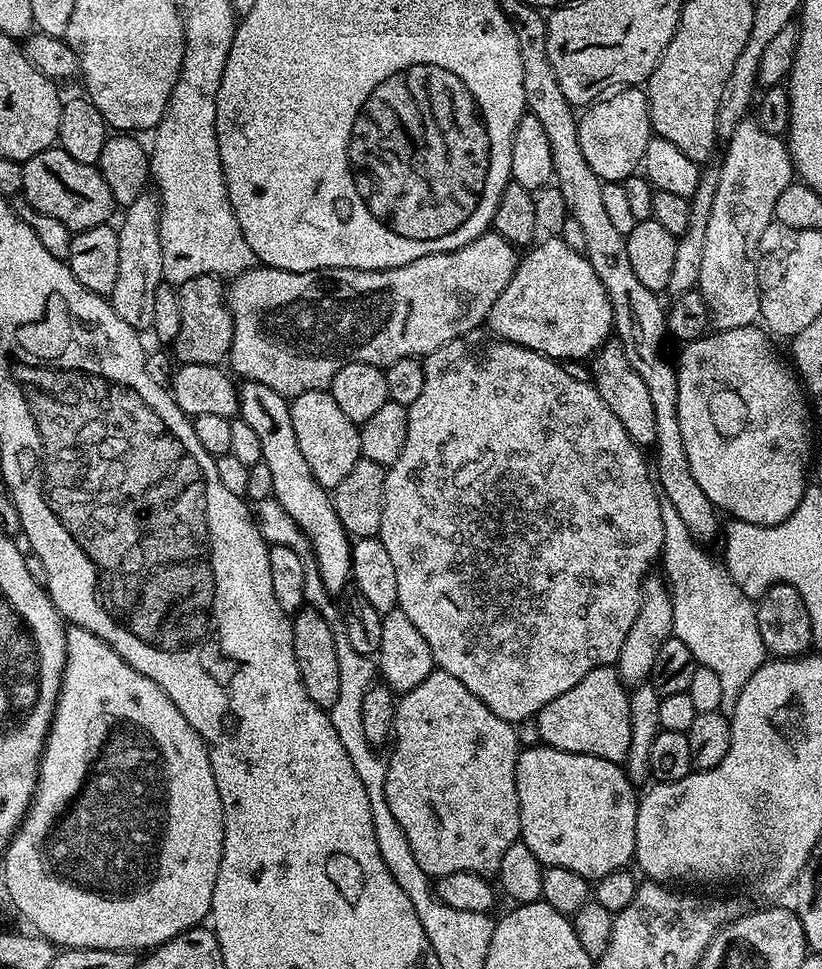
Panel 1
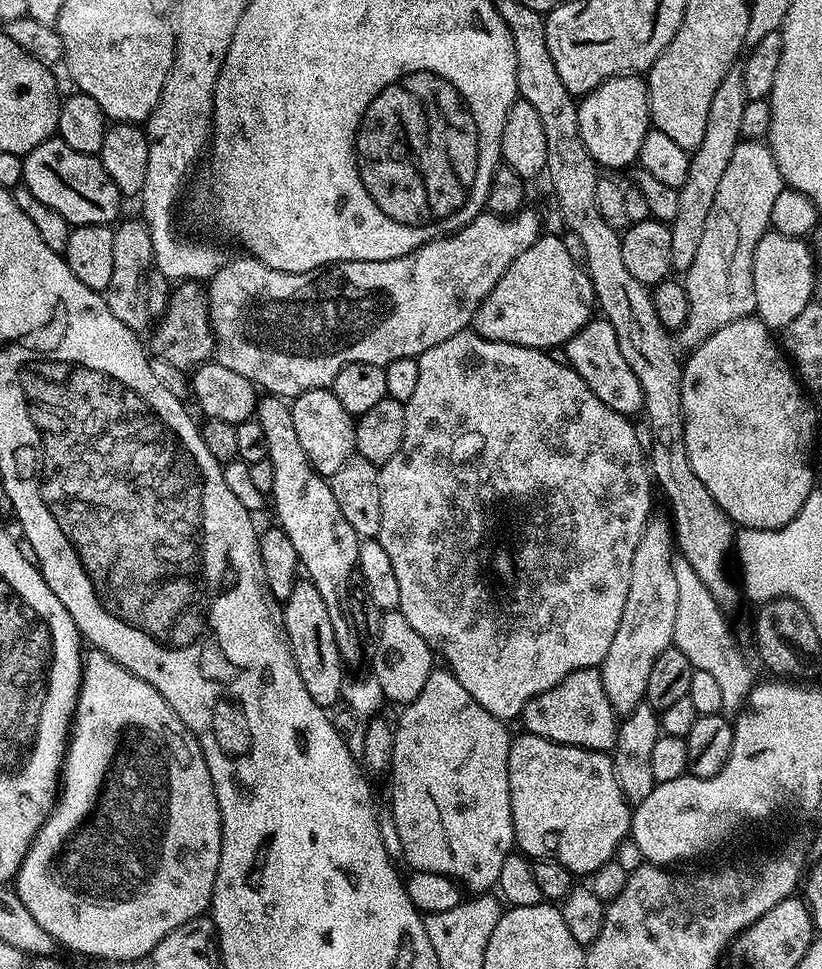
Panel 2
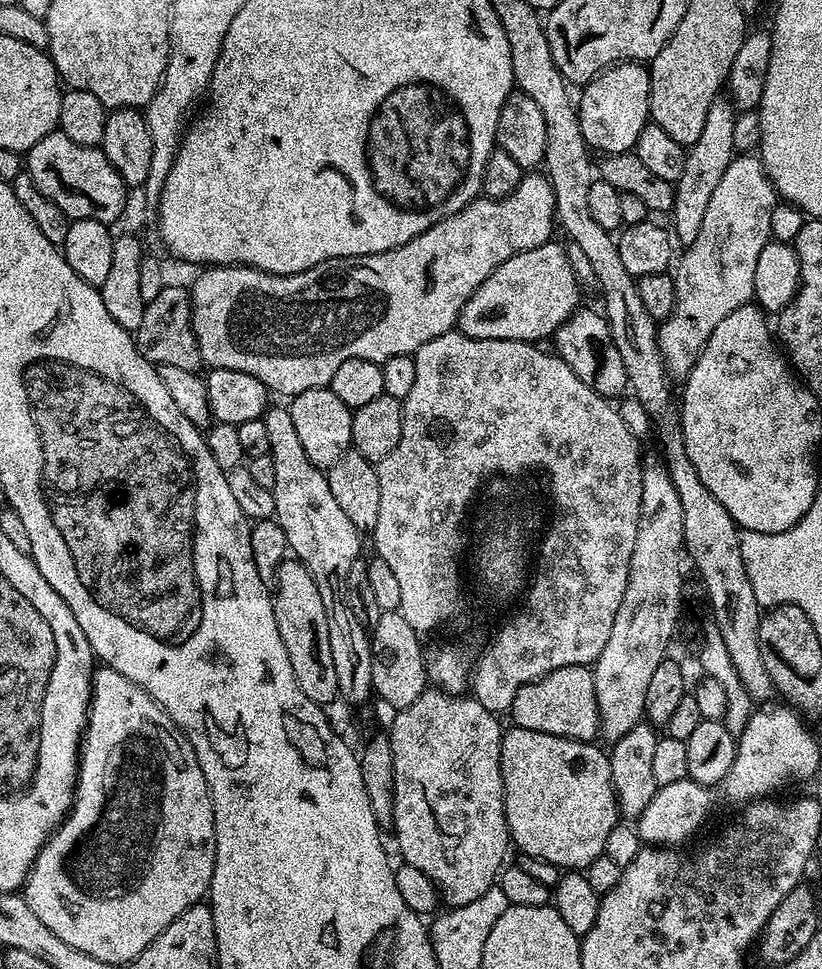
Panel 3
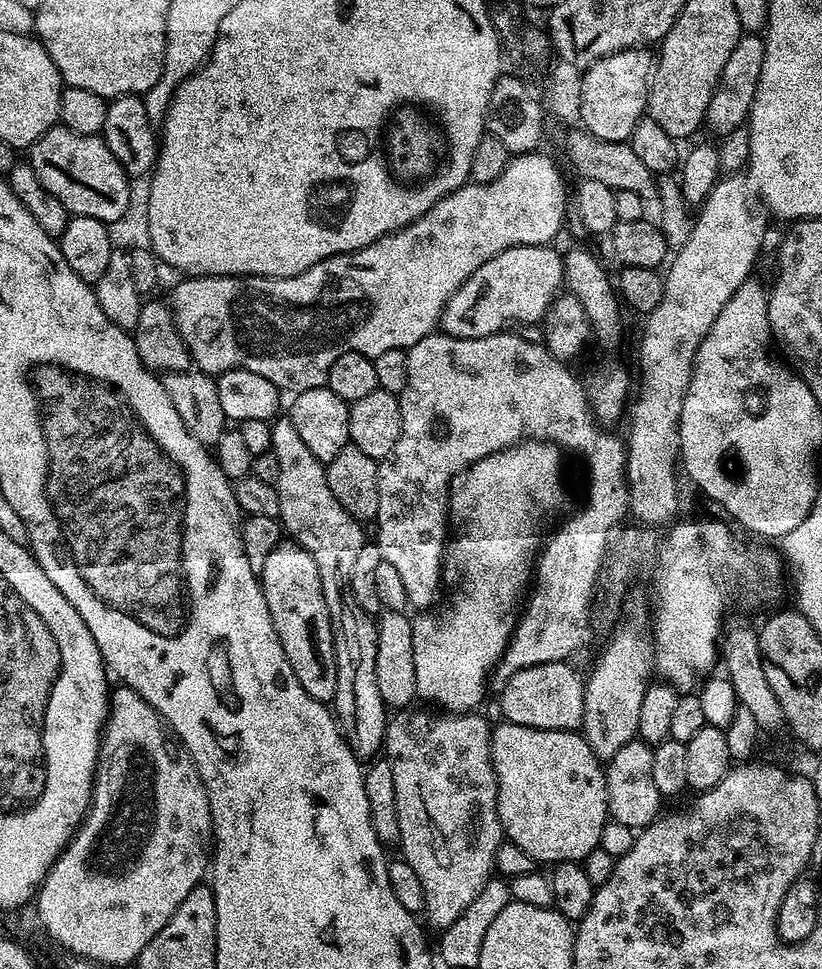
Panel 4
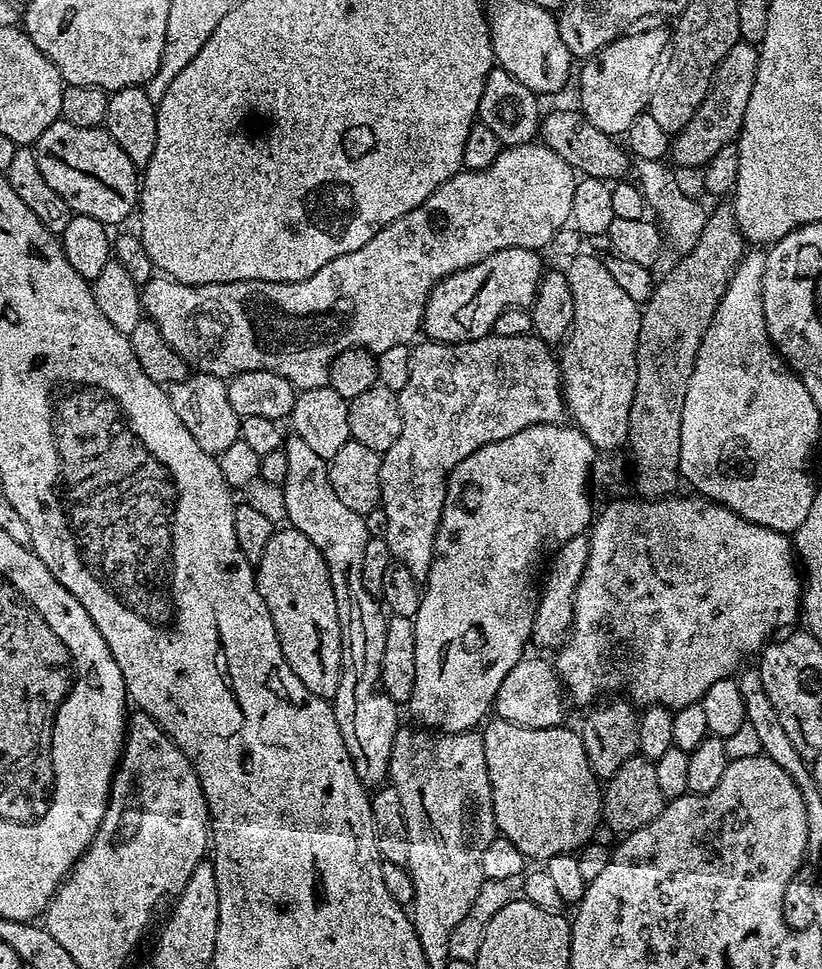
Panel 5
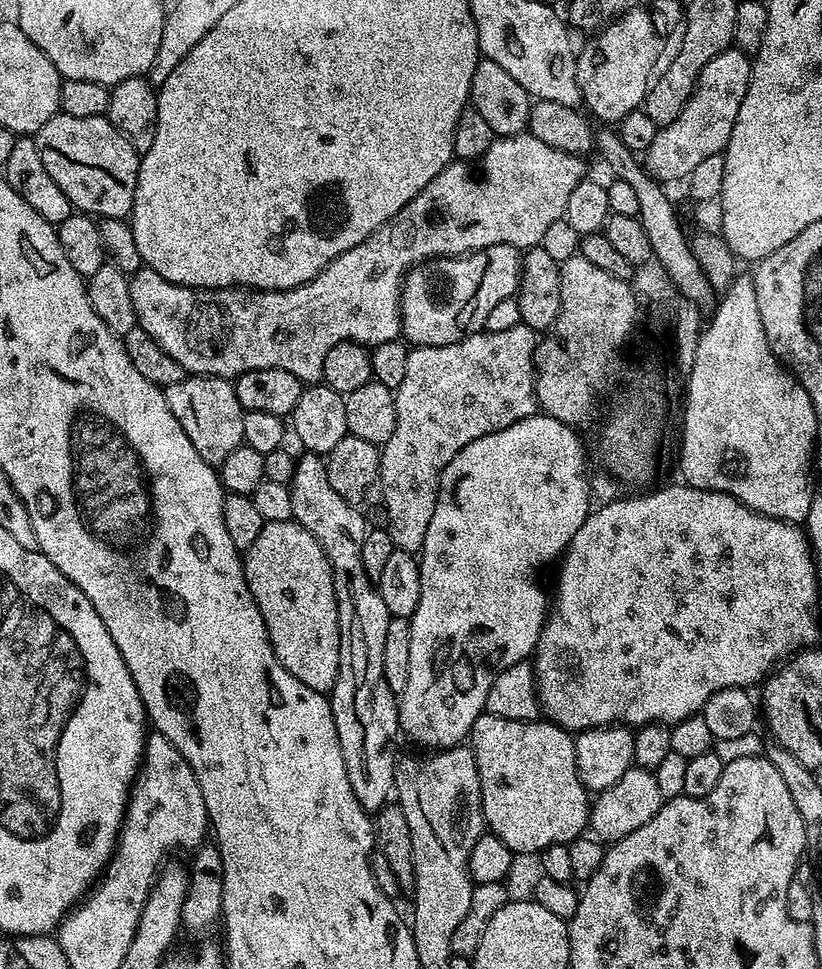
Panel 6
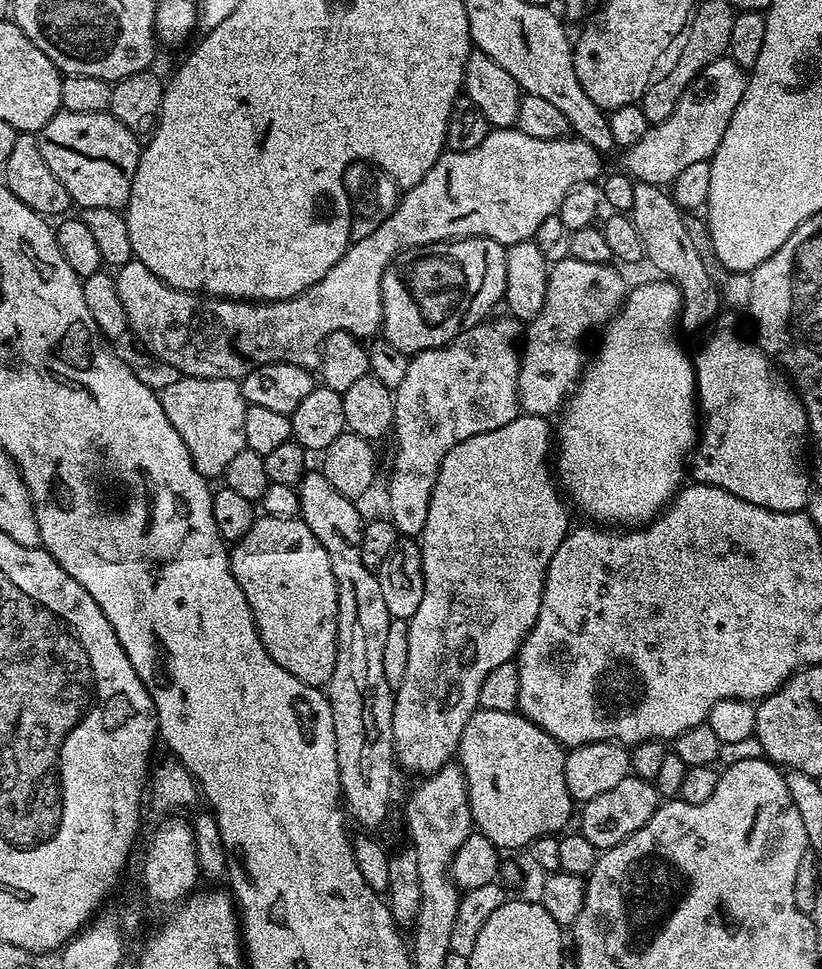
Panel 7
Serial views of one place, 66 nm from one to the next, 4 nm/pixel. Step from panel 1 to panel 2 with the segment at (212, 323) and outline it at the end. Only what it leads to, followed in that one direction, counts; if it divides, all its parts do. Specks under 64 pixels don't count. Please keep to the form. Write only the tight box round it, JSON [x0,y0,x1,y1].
[150,280,218,370]

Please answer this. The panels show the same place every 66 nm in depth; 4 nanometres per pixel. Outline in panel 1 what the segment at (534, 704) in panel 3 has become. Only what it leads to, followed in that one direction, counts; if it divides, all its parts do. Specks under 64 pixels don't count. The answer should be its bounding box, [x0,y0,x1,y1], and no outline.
[534,664,630,762]

